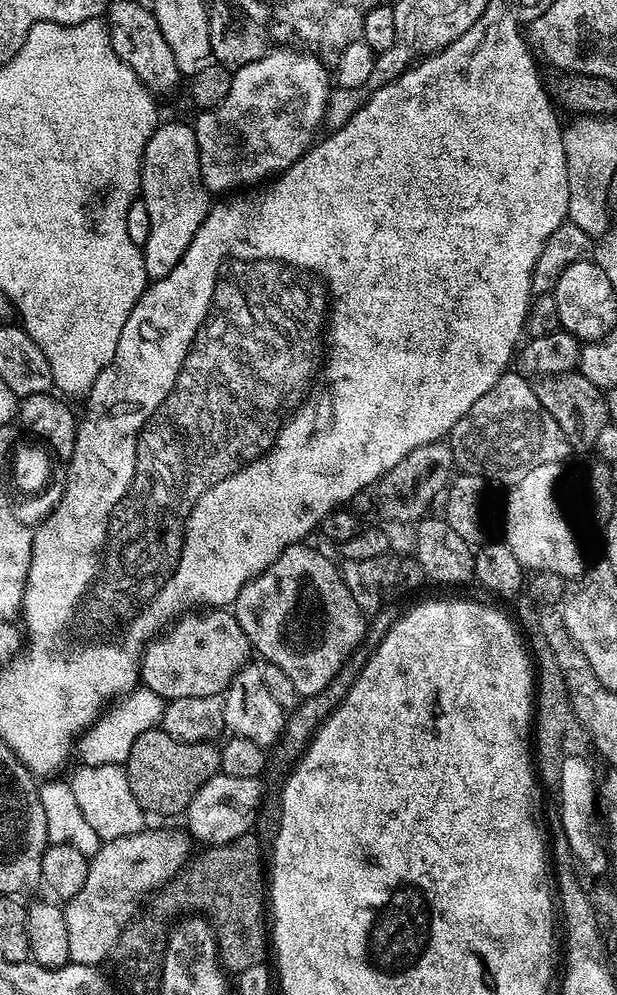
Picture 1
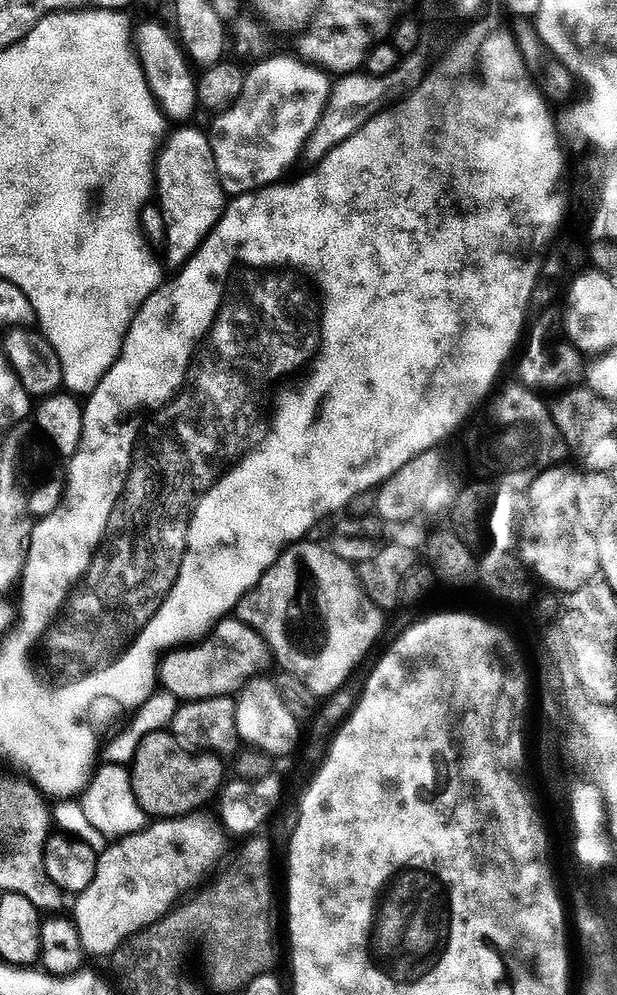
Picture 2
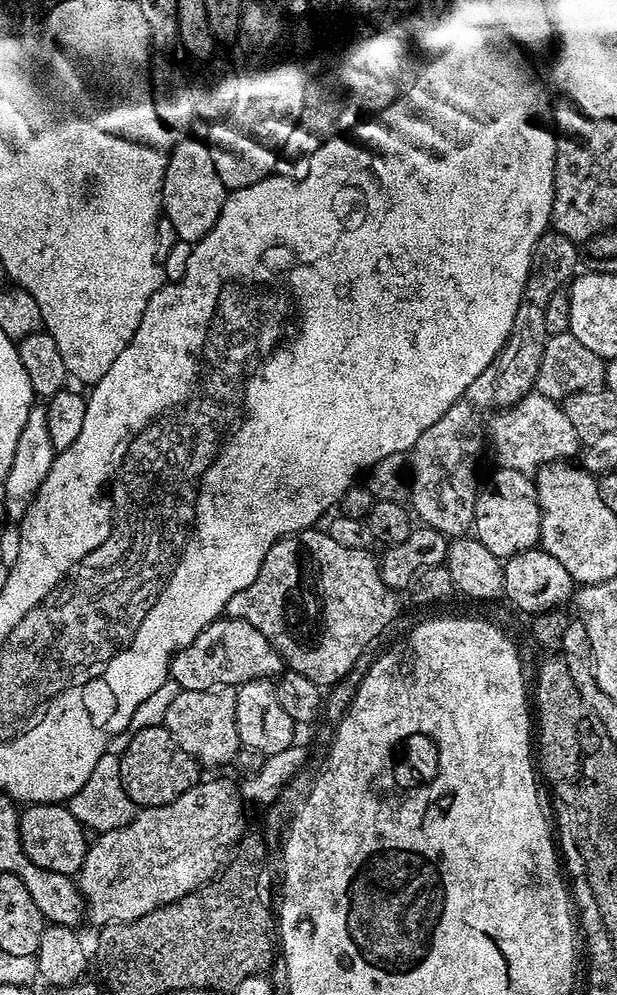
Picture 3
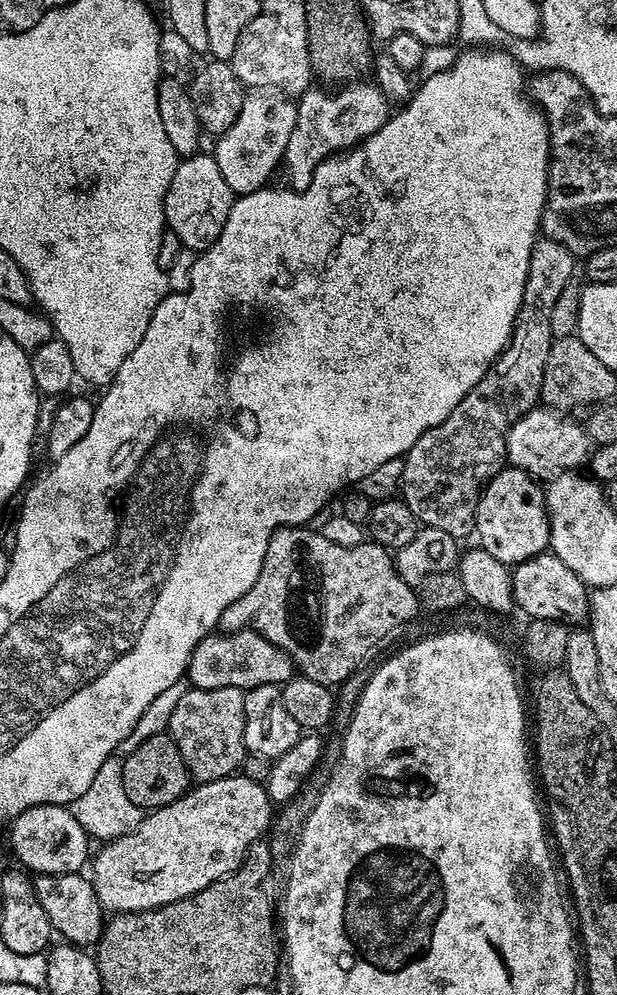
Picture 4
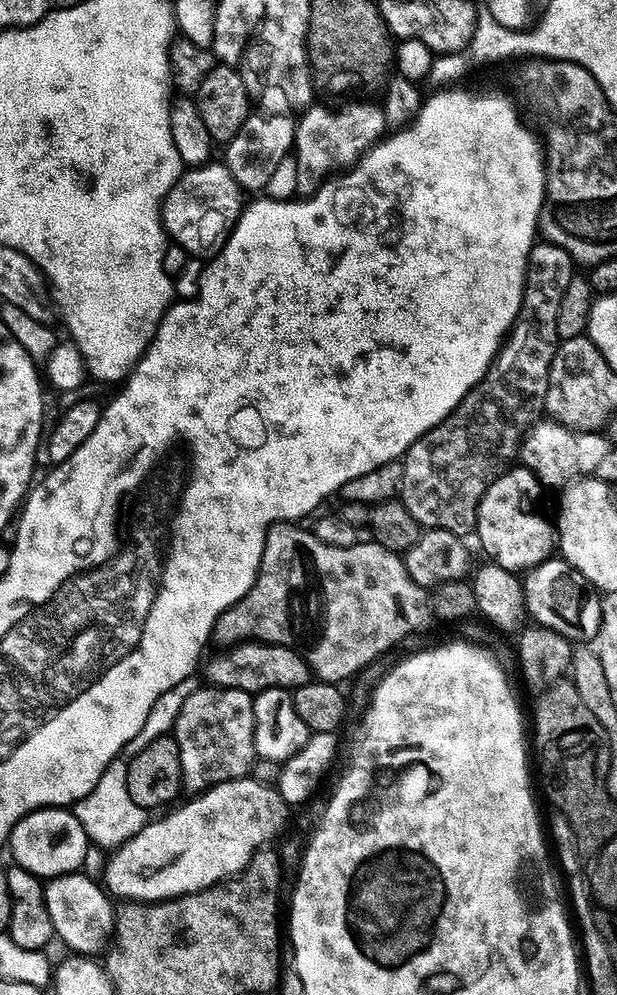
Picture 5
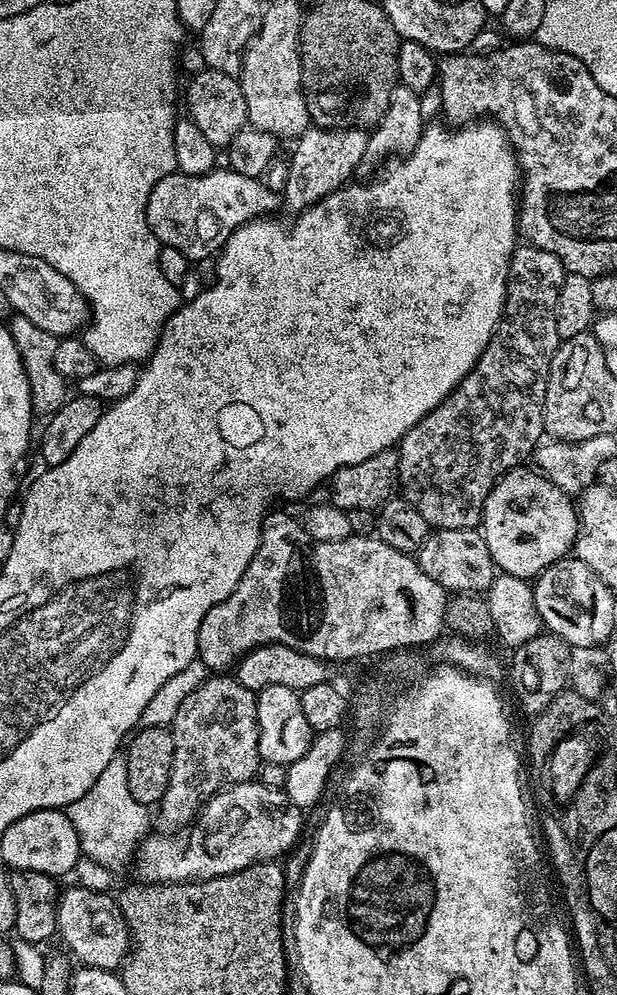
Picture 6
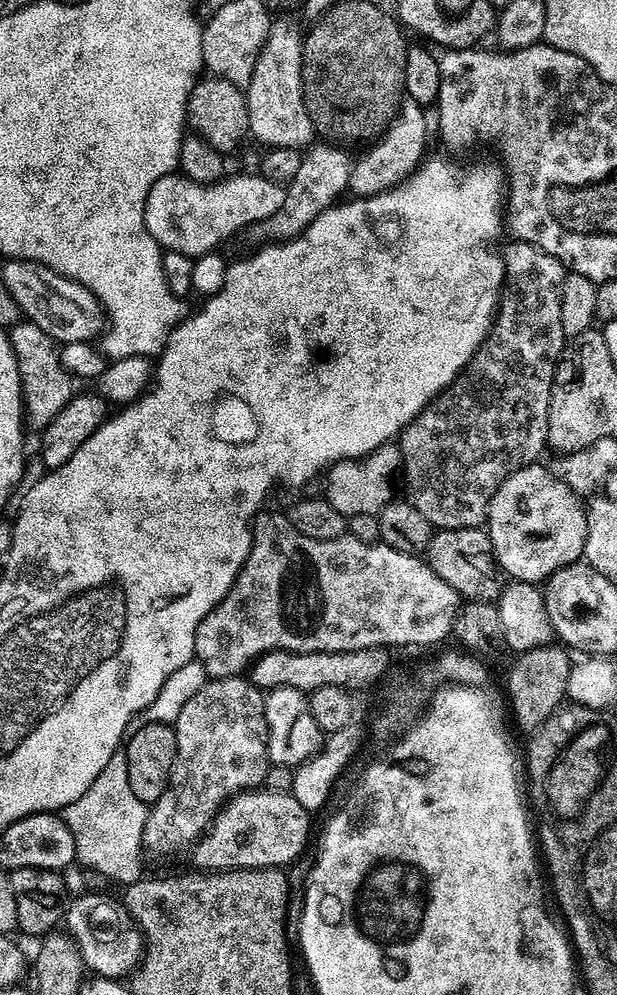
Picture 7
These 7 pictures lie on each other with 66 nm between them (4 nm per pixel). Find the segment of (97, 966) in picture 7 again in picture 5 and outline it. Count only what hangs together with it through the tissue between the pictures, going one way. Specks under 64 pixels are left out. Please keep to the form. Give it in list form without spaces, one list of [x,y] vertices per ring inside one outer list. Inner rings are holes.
[[[79,870],[49,879],[44,884],[44,897],[58,940],[73,953],[92,958],[97,955],[95,952],[103,953],[109,947],[116,930],[116,908],[109,893],[83,874]]]

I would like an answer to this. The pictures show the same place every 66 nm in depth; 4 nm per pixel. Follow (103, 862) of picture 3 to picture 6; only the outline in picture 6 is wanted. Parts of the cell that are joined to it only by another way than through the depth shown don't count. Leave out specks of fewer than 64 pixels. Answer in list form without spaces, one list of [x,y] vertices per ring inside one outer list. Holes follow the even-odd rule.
[[[249,782],[246,784],[234,784],[231,788],[225,788],[224,791],[219,792],[216,796],[211,796],[208,799],[207,804],[200,809],[194,823],[187,829],[188,837],[183,840],[180,834],[160,834],[164,836],[152,836],[149,835],[147,839],[143,841],[137,847],[134,857],[134,869],[136,868],[135,879],[137,881],[146,884],[184,884],[187,880],[209,880],[215,876],[225,876],[226,874],[234,874],[238,870],[242,870],[246,866],[251,864],[258,864],[261,862],[276,862],[281,858],[284,858],[293,847],[297,844],[297,841],[301,839],[302,833],[305,831],[305,817],[302,815],[302,809],[298,806],[294,806],[294,802],[290,802],[290,798],[278,788],[267,788],[262,786],[258,782]]]

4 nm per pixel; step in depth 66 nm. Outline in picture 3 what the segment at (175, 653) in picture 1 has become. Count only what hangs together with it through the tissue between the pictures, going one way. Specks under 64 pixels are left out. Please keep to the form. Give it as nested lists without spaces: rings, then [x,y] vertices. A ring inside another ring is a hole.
[[[221,618],[206,626],[193,644],[172,657],[170,676],[185,692],[211,688],[235,690],[246,682],[279,677],[285,668],[284,659],[262,630],[254,630],[254,626],[245,620]]]

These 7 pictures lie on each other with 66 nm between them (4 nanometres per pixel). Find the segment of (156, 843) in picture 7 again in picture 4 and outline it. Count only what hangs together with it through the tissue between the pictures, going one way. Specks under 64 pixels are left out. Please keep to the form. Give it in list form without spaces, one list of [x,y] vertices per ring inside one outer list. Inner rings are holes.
[[[189,687],[170,716],[167,731],[178,746],[188,767],[188,775],[196,784],[209,784],[241,771],[245,753],[219,752],[216,740],[223,736],[242,738],[246,734],[246,692],[243,688],[202,690]]]

